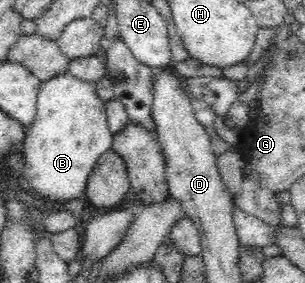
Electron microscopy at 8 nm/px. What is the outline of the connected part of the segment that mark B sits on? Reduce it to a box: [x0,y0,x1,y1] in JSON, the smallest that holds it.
[21,72,113,202]

